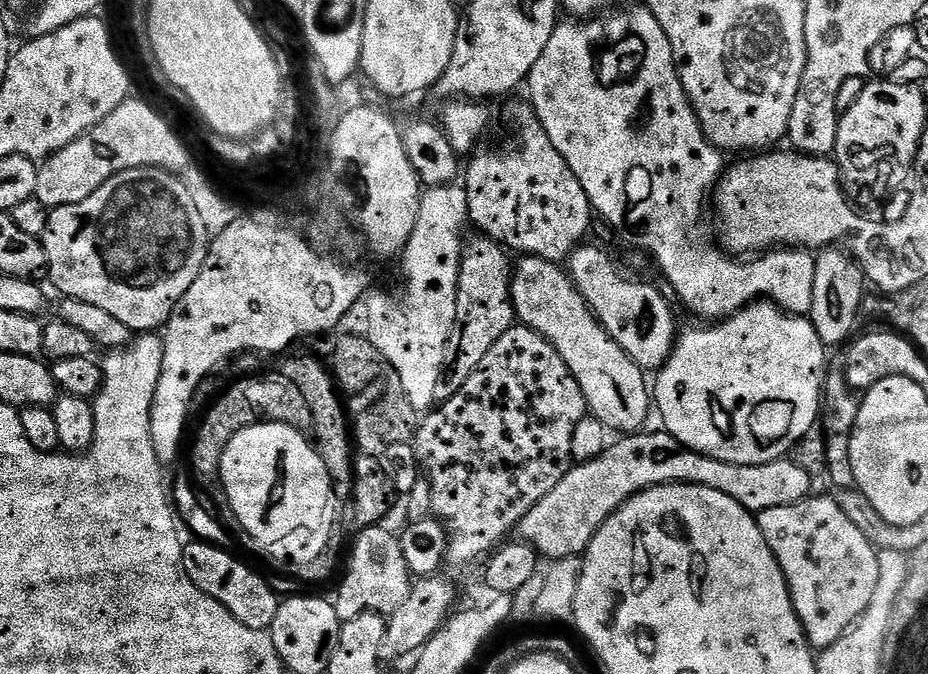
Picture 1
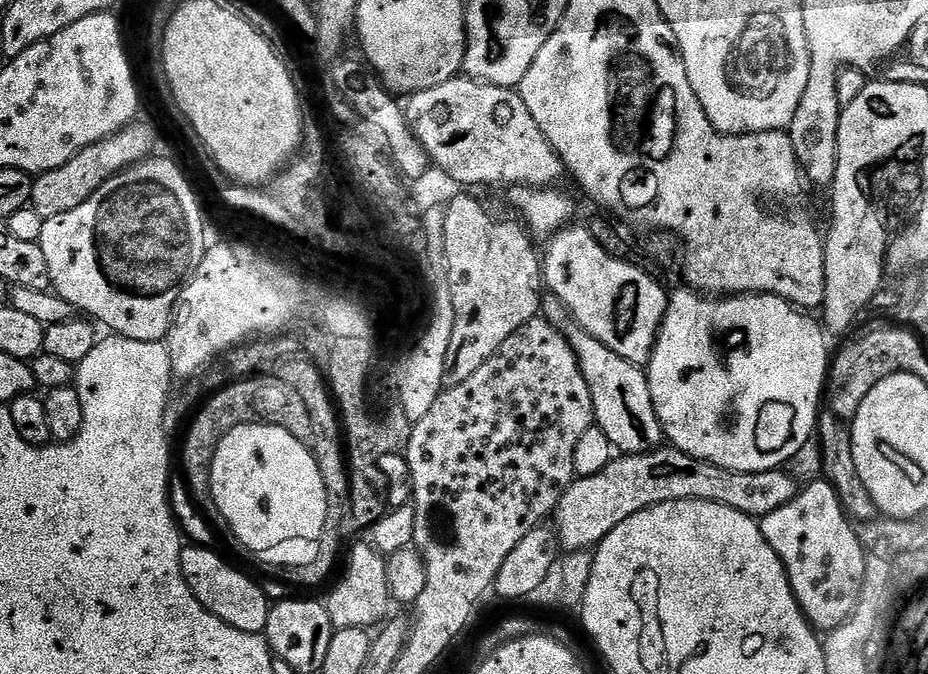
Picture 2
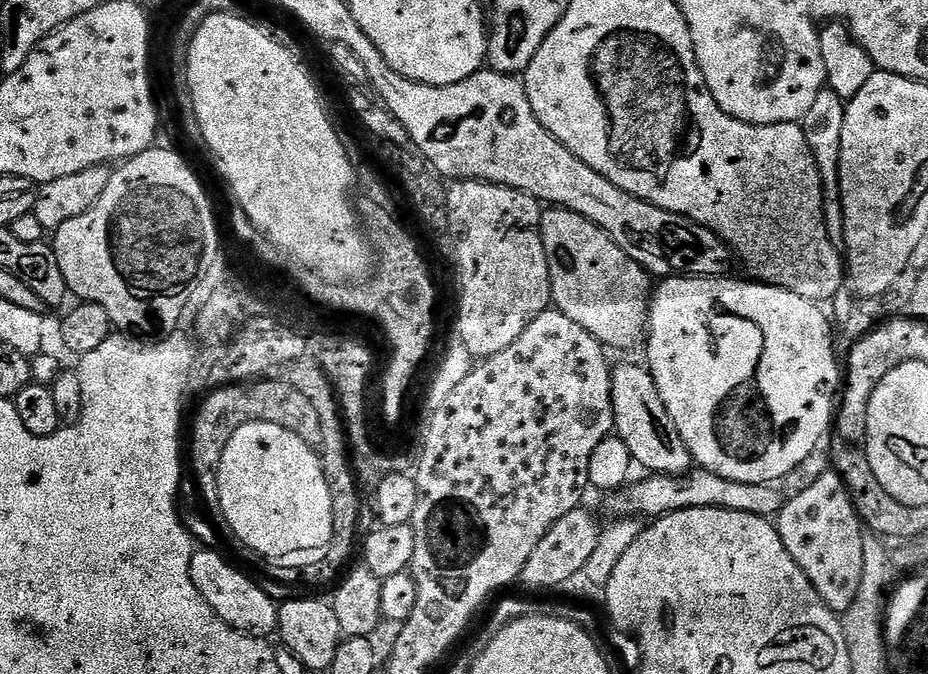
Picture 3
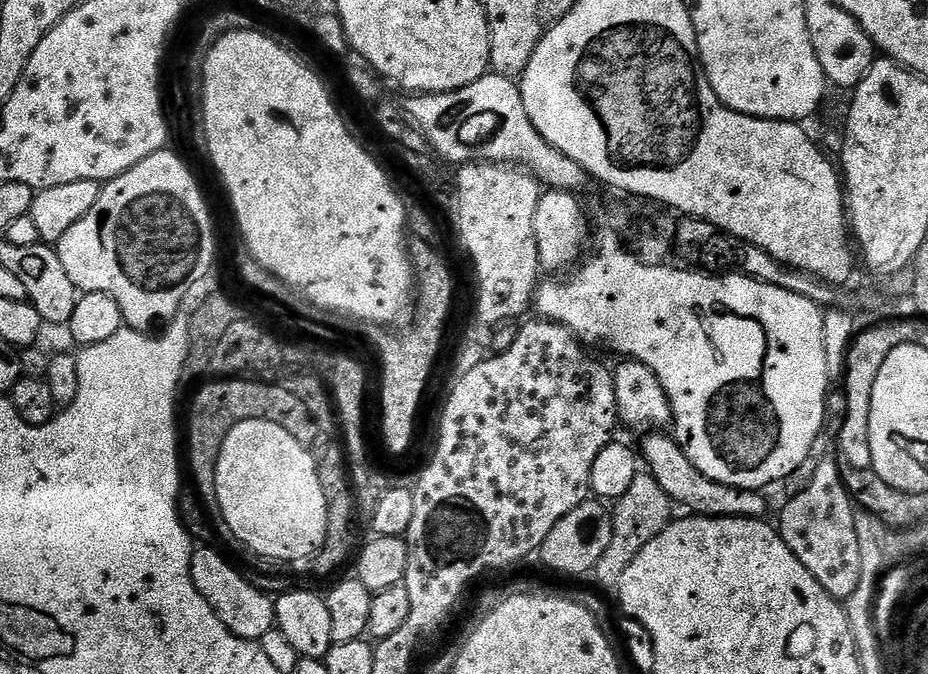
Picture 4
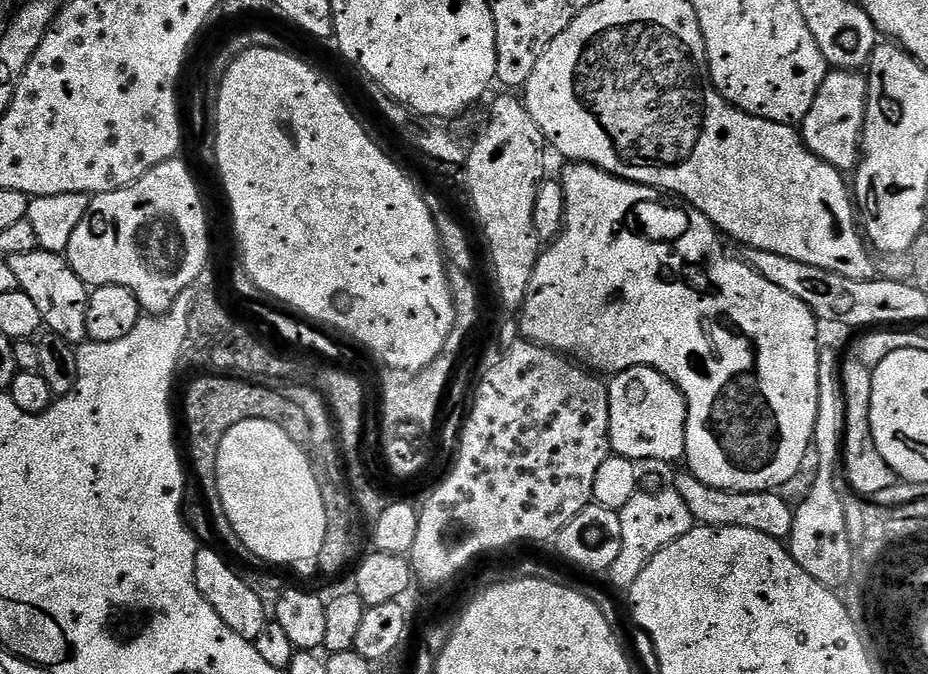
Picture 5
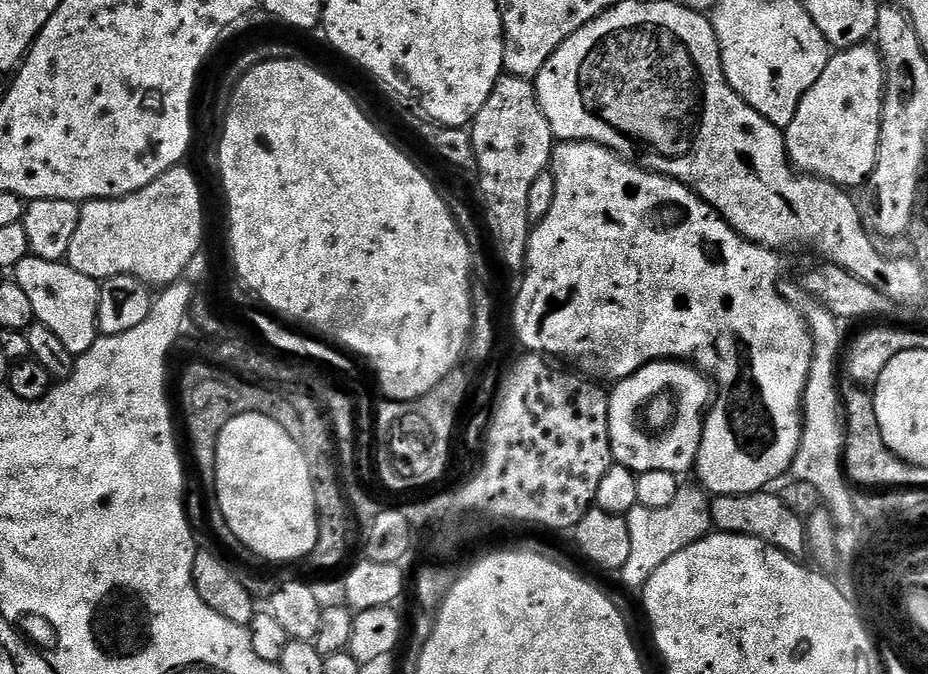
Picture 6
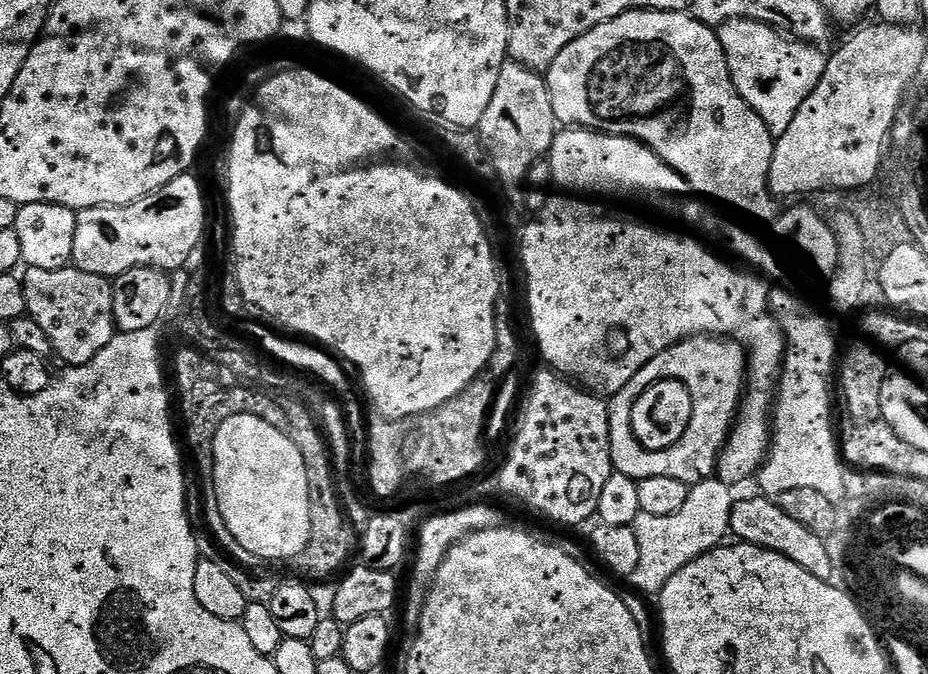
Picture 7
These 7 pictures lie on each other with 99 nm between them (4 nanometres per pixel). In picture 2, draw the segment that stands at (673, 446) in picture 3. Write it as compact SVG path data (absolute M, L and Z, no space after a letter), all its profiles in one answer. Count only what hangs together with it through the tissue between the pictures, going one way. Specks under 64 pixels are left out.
M580 334L580 337L575 337L572 340L572 348L576 352L576 357L580 359L580 369L590 386L595 423L606 434L606 438L610 438L613 449L624 454L630 454L660 448L665 443L666 437L663 428L660 426L660 419L654 406L654 398L650 398L647 371L641 365L631 364L626 358L614 354L614 350L610 350L595 337L587 334Z

